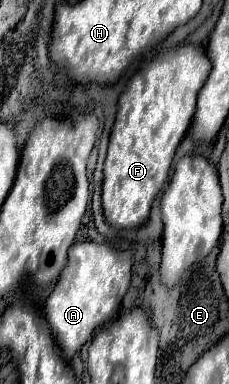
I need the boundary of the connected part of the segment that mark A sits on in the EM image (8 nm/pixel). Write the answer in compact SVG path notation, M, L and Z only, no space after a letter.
M77 242L69 248L69 262L63 268L53 292L45 302L45 316L49 328L63 350L67 360L93 336L93 332L111 322L121 306L121 300L129 288L133 266L133 252L111 248L109 244Z

